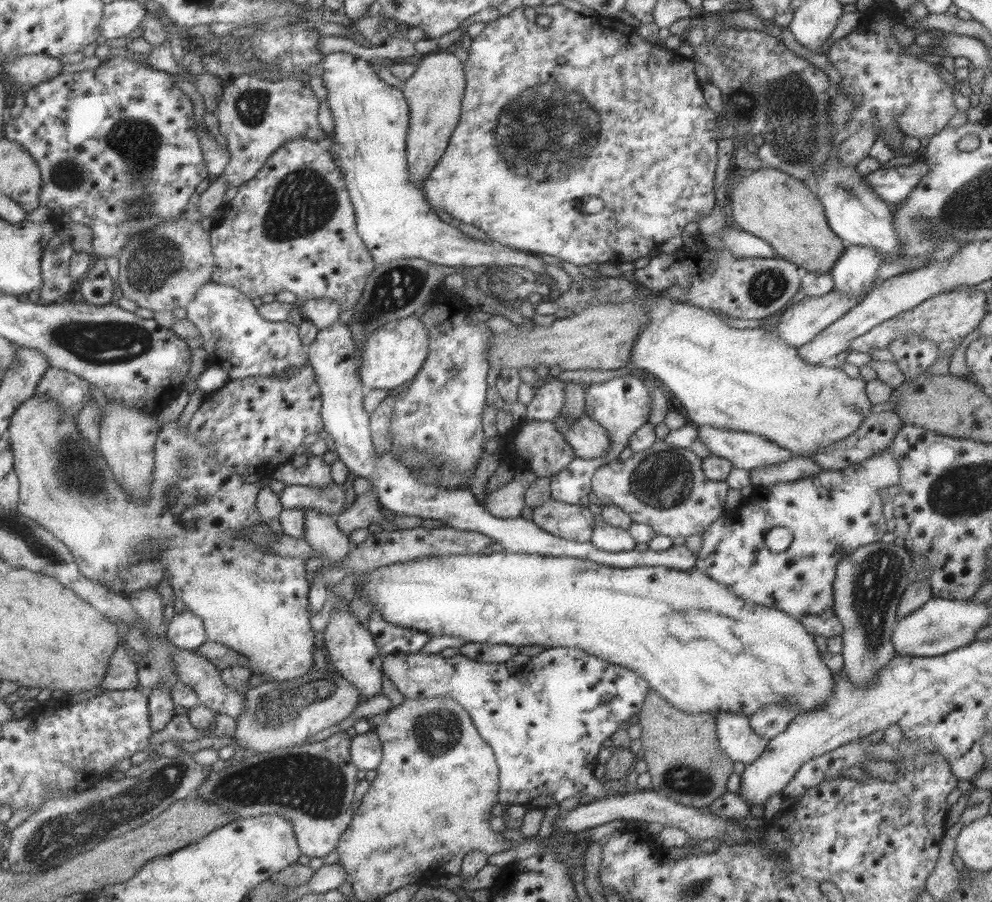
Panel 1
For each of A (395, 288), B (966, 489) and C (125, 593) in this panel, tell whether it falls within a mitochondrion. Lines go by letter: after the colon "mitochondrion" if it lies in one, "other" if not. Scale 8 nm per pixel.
A: mitochondrion
B: mitochondrion
C: other

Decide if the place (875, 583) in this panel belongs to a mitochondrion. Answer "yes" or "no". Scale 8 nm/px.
yes

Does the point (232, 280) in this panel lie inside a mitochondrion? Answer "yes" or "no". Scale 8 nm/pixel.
no

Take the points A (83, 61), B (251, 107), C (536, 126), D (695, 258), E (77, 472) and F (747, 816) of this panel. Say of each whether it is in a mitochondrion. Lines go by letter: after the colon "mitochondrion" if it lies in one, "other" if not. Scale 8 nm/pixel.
A: other
B: mitochondrion
C: mitochondrion
D: other
E: mitochondrion
F: other

